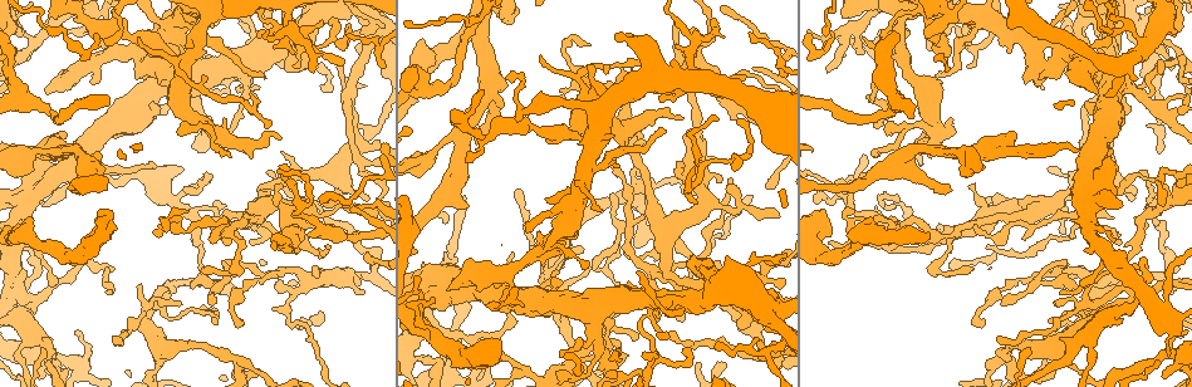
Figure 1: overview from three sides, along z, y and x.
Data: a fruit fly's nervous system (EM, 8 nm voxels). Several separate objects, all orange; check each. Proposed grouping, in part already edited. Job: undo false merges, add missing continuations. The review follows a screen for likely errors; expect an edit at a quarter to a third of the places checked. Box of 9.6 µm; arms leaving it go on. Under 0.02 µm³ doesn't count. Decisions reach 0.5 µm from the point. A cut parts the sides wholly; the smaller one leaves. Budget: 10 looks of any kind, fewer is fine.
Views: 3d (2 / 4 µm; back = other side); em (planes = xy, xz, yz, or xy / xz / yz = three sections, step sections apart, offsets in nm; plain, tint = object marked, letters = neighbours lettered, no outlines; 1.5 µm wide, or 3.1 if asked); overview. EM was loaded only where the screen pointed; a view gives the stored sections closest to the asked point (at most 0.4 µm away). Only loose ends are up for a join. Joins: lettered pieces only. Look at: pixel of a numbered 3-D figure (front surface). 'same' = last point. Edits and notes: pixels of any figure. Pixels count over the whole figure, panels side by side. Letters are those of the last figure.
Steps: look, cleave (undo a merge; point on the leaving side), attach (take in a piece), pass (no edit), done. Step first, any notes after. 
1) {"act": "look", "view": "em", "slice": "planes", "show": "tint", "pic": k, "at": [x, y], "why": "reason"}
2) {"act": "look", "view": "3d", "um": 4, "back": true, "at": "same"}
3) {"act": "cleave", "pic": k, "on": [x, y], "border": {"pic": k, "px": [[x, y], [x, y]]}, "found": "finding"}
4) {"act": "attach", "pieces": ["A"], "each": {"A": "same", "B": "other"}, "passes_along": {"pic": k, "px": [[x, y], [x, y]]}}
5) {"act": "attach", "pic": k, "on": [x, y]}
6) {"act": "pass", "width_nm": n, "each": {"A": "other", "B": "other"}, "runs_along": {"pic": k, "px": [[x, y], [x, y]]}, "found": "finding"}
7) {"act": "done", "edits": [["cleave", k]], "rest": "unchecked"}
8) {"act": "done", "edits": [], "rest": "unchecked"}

{"act": "look", "view": "em", "slice": "planes", "show": "letters", "pic": 1, "at": [1008, 51], "why": "thick end"}

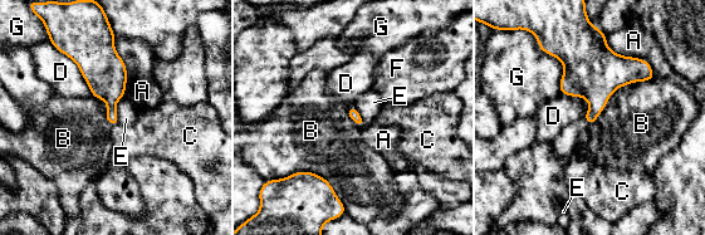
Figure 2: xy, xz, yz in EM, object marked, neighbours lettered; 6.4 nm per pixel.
{"act": "attach", "pieces": ["E"], "each": {"A": "other", "B": "other", "C": "other", "D": "other", "E": "same", "F": "other", "G": "other"}, "passes_along": {"pic": 2, "px": [[106, 74], [116, 109], [127, 113]]}, "found": "the neuron continues"}

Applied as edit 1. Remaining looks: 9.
{"act": "look", "view": "overview"}

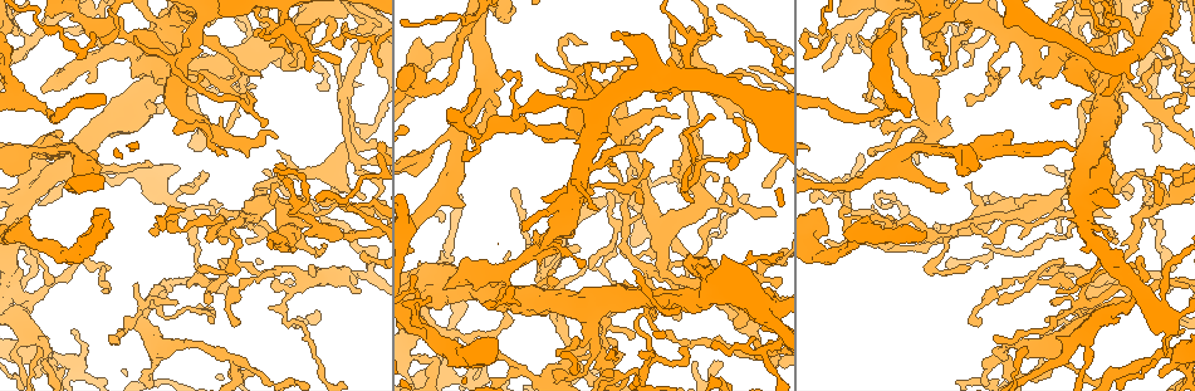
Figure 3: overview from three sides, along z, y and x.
{"act": "look", "view": "3d", "um": 2, "pic": 3, "at": [472, 141], "why": "branch stops here"}

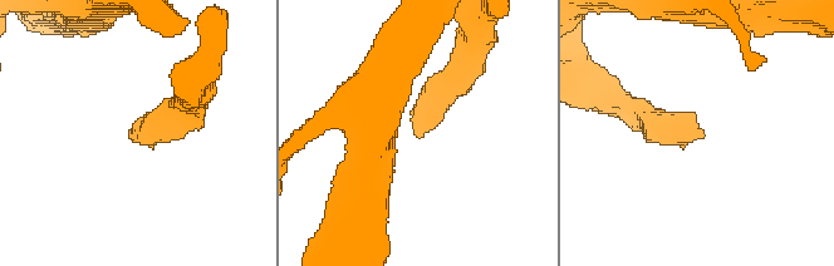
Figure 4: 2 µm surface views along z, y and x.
{"act": "look", "view": "em", "slice": "planes", "show": "letters", "pic": 4, "at": [698, 125], "why": "need the tissue"}

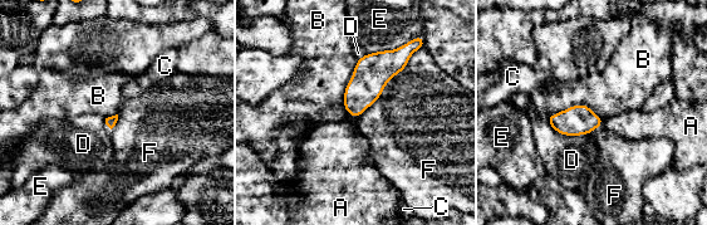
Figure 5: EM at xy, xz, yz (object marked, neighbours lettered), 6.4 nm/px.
{"act": "pass", "each": {"A": "other", "B": "other", "C": "other", "D": "other", "E": "other", "F": "other"}, "found": "none of them fits"}

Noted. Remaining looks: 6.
{"act": "look", "view": "em", "slice": "planes", "show": "tint", "pic": 3, "at": [441, 46], "why": "thick turns thin"}

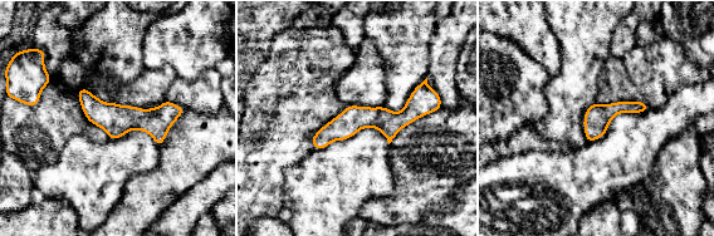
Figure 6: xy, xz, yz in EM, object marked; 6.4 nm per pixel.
{"act": "look", "view": "em", "slice": "planes", "show": "letters", "at": "same"}

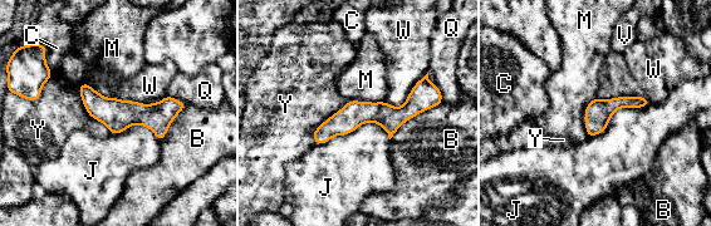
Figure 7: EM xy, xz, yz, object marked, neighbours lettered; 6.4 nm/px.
{"act": "pass", "width_nm": 170, "each": {"B": "other", "C": "other", "J": "other", "M": "other", "Q": "other", "V": "other", "W": "other", "Y": "other"}, "runs_along": {"pic": 7, "px": [[432, 102], [354, 113], [315, 134]]}, "found": "continuous, no second neuron"}

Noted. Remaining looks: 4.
{"act": "look", "view": "3d", "um": 4, "back": true, "pic": 3, "at": [151, 229], "why": "free end"}

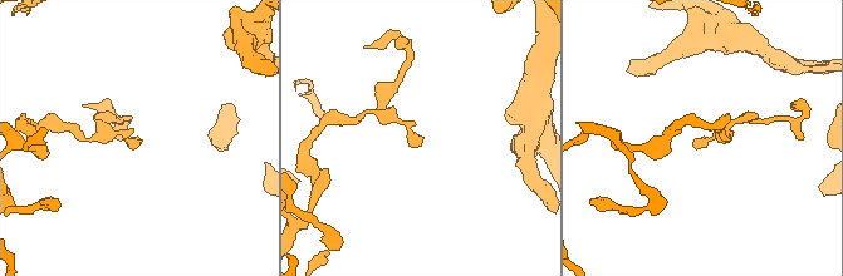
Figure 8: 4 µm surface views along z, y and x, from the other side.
{"act": "look", "view": "em", "slice": "planes", "show": "letters", "pic": 8, "at": [694, 139], "why": "now the EM"}

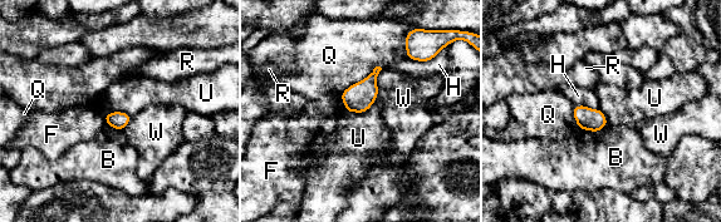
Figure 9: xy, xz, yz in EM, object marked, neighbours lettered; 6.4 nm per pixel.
{"act": "pass", "width_nm": 110, "each": {"B": "other", "F": "other", "H": "other", "Q": "other", "R": "other", "U": "other", "W": "other"}, "border": {"pic": 9, "px": [[377, 97], [364, 112], [343, 110]]}, "found": "none of them fits"}

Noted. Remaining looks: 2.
{"act": "done", "edits": [["attach", 2]], "rest": "unchecked"}

